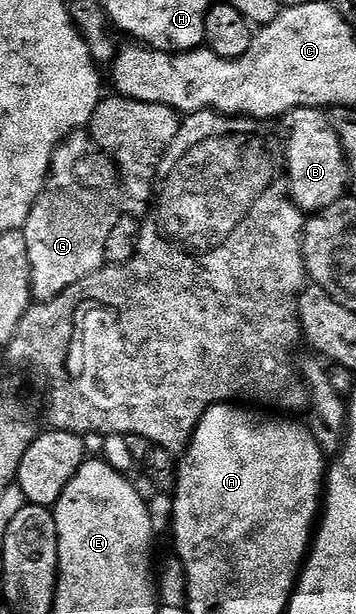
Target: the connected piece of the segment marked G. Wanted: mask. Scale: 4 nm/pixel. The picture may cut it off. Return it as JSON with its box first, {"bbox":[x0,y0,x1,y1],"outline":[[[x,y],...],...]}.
{"bbox":[21,130,125,300],"outline":[[[86,130],[72,131],[55,148],[55,156],[51,158],[51,172],[47,175],[47,182],[43,184],[42,191],[35,196],[35,203],[31,206],[27,222],[21,228],[31,266],[31,293],[36,300],[53,299],[67,286],[81,281],[87,274],[105,266],[107,263],[105,240],[109,238],[113,225],[117,225],[119,216],[124,210],[123,203],[125,204],[125,196],[115,160],[110,155],[106,155],[92,141]]]}

